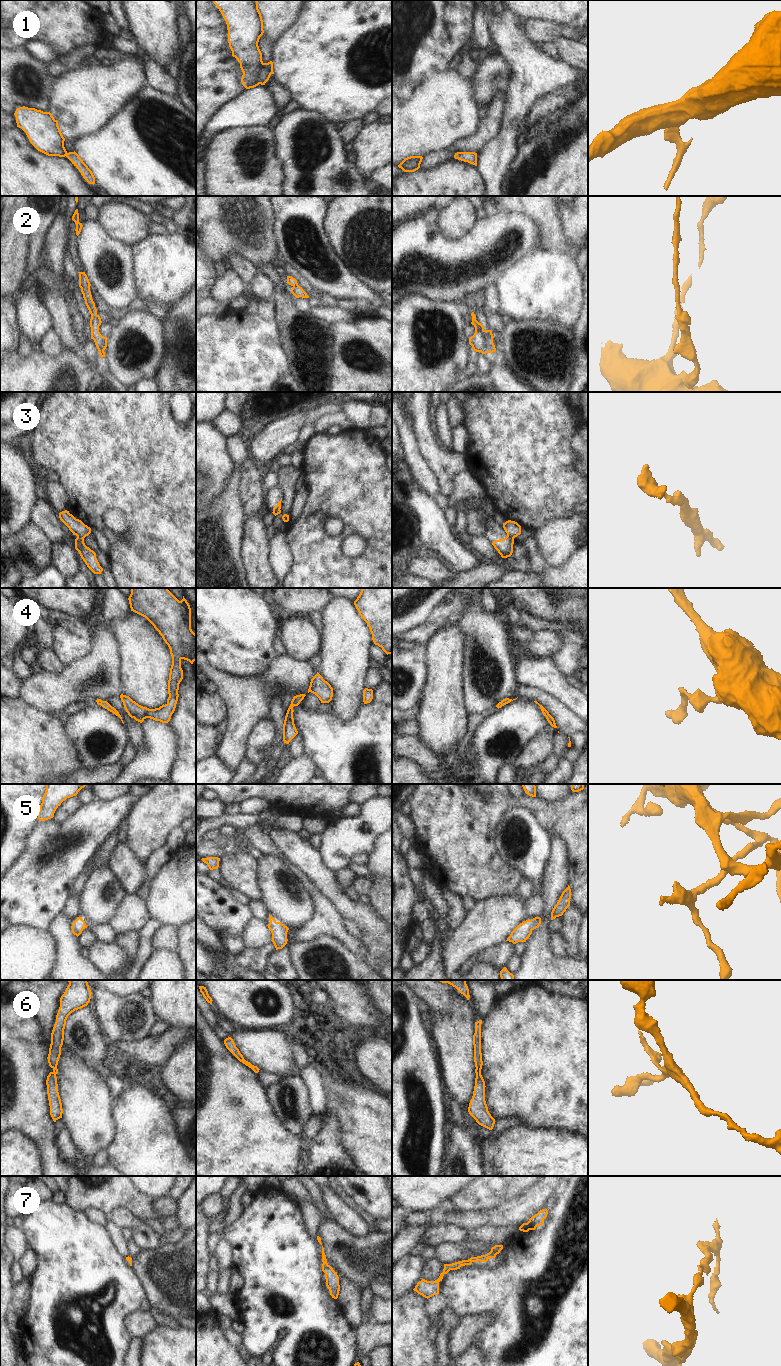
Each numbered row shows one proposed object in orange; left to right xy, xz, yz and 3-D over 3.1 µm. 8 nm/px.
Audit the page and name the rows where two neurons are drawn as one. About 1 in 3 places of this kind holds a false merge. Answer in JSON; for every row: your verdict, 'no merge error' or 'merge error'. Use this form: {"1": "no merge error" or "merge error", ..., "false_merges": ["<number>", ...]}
{"1": "merge error", "2": "no merge error", "3": "merge error", "4": "no merge error", "5": "no merge error", "6": "no merge error", "7": "no merge error", "false_merges": ["1", "3"]}

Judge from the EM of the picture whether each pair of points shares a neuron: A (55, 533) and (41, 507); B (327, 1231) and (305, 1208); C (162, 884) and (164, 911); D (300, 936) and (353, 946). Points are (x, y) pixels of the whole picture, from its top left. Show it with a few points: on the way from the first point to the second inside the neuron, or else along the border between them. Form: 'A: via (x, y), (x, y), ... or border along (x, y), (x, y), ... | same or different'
A: via (52, 527), (42, 513) | same
B: border along (324, 1220), (317, 1228), (317, 1235) | different
C: via (164, 891), (164, 904) | same
D: via (313, 929), (336, 929), (340, 933) | same

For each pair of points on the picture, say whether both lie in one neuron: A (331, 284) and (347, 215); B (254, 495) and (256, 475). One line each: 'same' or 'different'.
A: different
B: same

